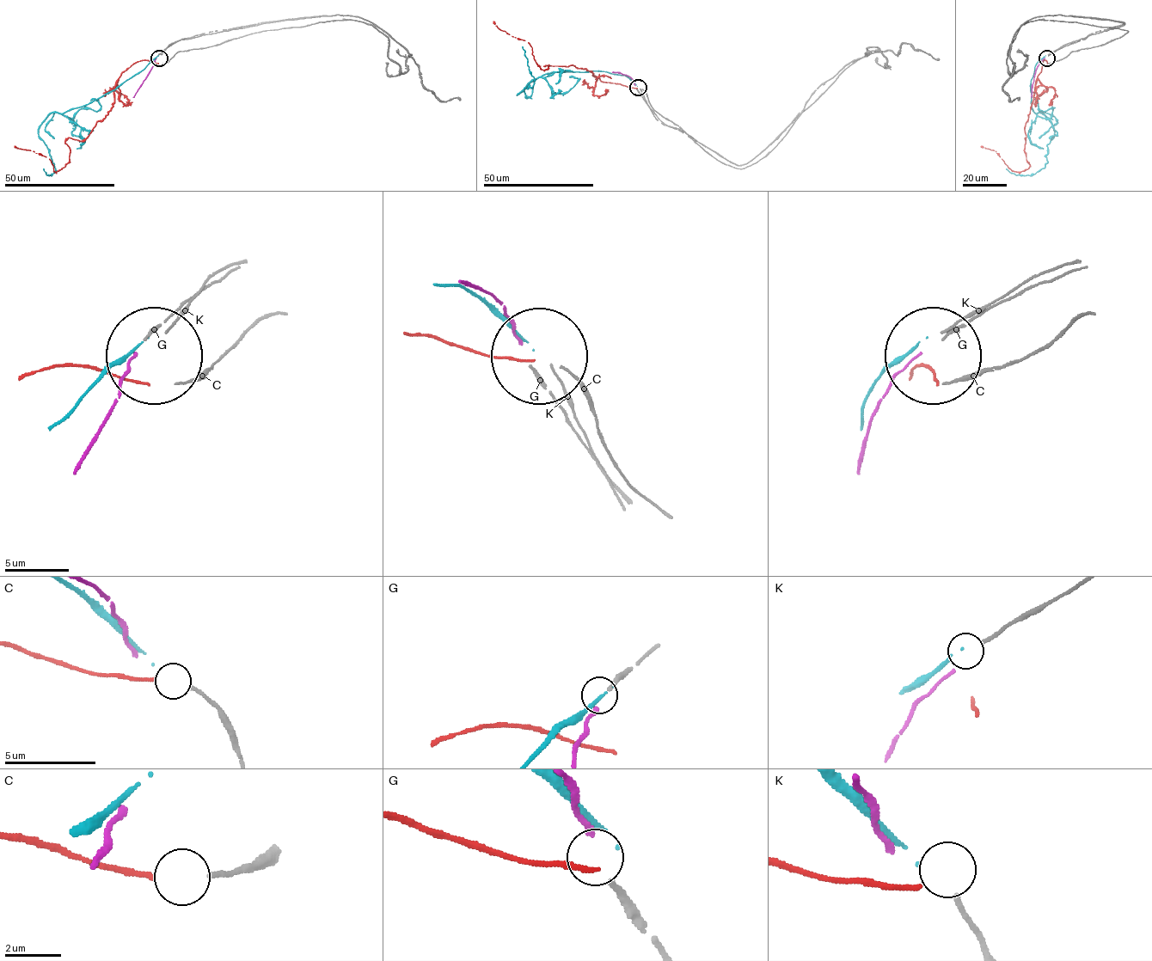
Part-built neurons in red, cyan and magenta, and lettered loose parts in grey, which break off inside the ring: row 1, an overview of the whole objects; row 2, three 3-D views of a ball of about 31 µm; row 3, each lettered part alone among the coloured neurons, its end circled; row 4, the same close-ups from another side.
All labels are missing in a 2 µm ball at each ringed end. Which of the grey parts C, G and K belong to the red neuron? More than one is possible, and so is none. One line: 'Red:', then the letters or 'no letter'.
Red: C

